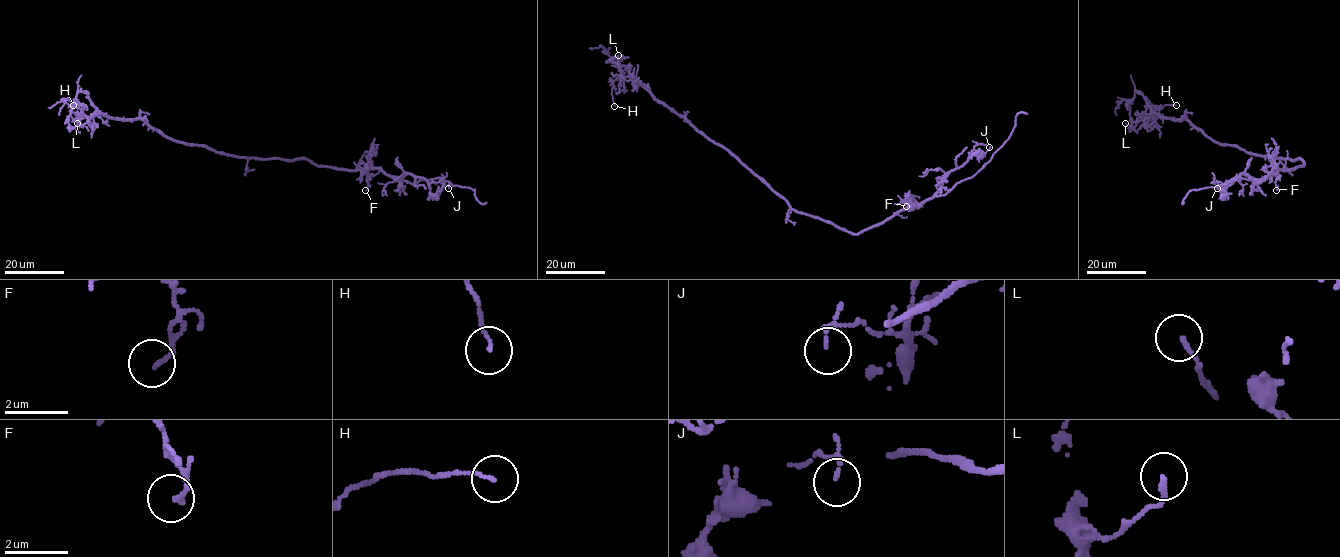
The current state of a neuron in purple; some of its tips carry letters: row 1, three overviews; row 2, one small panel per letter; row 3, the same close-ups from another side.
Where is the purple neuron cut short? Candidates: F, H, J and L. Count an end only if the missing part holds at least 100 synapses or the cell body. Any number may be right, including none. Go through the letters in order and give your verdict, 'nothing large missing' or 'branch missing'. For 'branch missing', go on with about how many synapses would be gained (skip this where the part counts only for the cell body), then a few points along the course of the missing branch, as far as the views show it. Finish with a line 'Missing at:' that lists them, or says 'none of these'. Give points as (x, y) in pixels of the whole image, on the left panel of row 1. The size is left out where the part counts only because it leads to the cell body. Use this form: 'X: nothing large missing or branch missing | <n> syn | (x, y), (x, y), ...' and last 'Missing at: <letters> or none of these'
F: nothing large missing
H: nothing large missing
J: nothing large missing
L: nothing large missing
Missing at: none of these

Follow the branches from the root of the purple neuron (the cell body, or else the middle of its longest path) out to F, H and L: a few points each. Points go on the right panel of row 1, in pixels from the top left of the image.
F: (1283, 159), (1300, 159), (1303, 164), (1282, 170), (1274, 163), (1276, 190)
H: (1283, 159), (1221, 145), (1188, 119), (1164, 119), (1155, 113), (1147, 116), (1148, 107), (1176, 105)
L: (1283, 159), (1221, 145), (1188, 119), (1161, 118), (1136, 92), (1129, 104), (1129, 129), (1125, 123)

